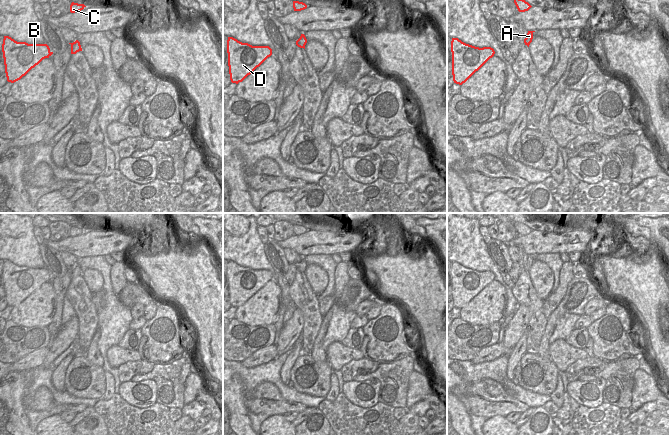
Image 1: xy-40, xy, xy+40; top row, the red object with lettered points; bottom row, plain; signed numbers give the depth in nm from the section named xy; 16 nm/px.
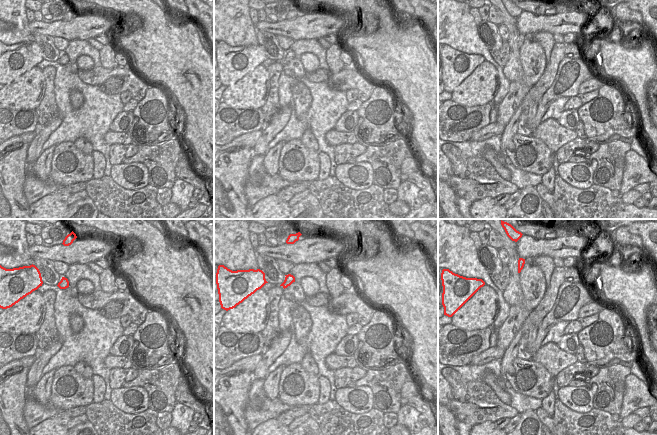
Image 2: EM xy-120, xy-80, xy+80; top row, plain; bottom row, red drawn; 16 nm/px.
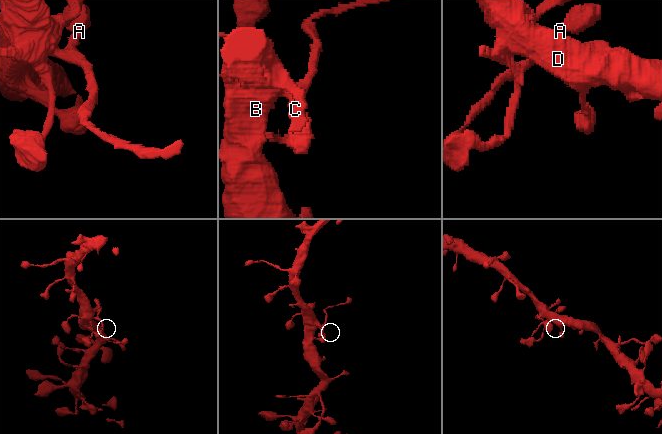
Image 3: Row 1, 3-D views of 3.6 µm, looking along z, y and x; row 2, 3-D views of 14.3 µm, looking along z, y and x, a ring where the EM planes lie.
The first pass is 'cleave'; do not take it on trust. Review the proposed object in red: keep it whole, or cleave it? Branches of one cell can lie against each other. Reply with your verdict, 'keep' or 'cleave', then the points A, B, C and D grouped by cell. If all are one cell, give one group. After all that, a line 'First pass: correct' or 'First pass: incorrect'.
keep; groups A B C D
First pass: incorrect

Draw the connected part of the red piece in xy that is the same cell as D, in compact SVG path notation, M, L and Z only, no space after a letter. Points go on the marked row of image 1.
M233 37L227 40L230 80L238 84L272 55L269 46L252 46Z

